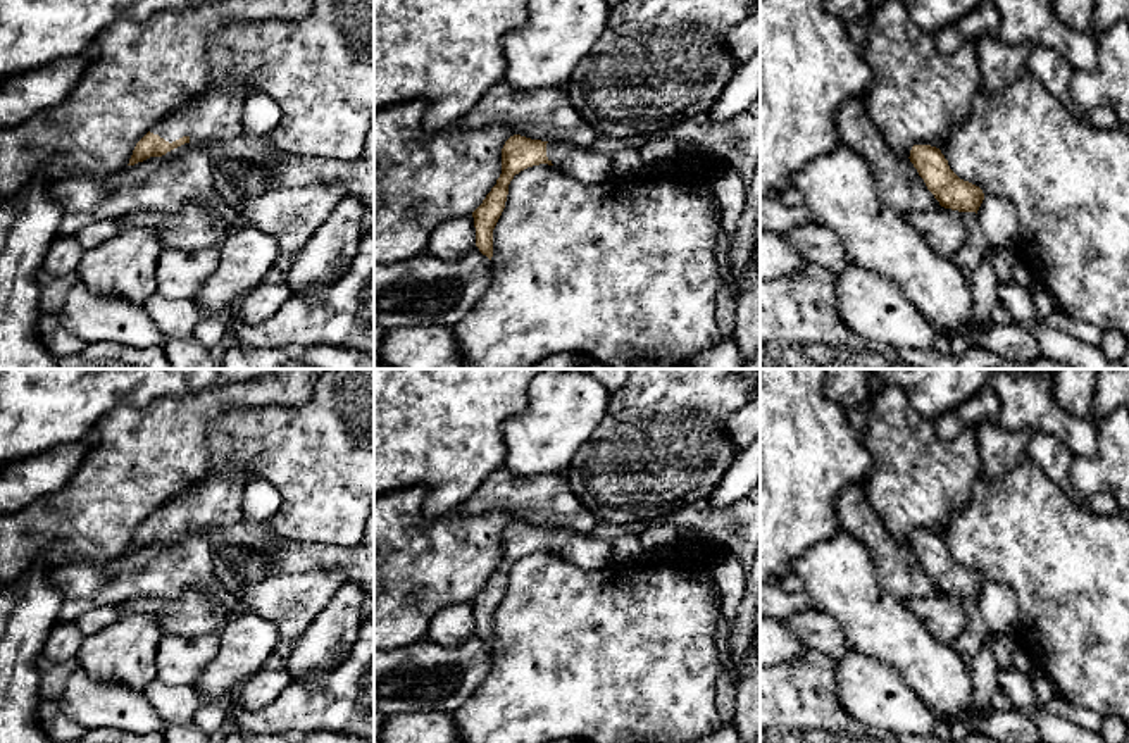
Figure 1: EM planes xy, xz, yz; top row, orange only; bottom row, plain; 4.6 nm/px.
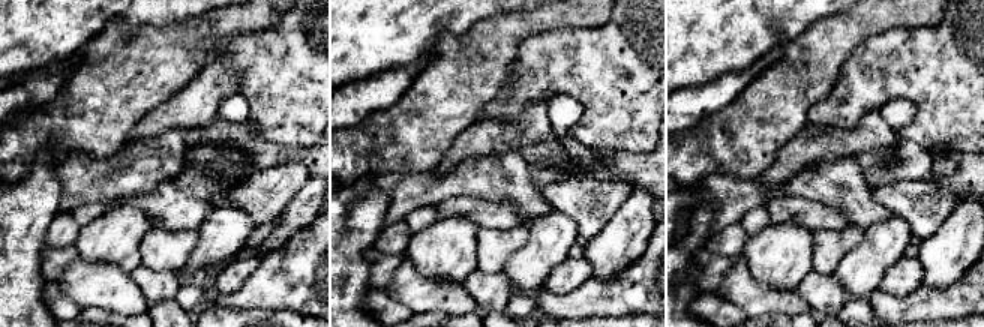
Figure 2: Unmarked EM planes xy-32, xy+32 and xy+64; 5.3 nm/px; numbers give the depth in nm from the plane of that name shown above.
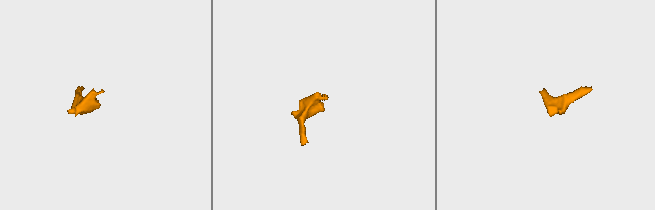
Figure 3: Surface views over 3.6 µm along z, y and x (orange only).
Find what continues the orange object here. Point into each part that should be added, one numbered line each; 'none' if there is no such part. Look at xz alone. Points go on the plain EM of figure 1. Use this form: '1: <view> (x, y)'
1: xz (590, 552)

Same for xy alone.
1: xy (214, 504)

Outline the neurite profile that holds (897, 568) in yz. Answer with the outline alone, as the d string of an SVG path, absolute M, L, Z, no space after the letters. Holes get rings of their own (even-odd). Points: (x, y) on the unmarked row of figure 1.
M853 483L836 496L841 528L869 552L879 584L900 602L939 595L908 543L896 540L876 515L864 483Z

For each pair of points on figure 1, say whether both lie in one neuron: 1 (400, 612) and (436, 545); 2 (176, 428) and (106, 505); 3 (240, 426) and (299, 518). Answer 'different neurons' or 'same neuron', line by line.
1: same neuron
2: same neuron
3: same neuron

